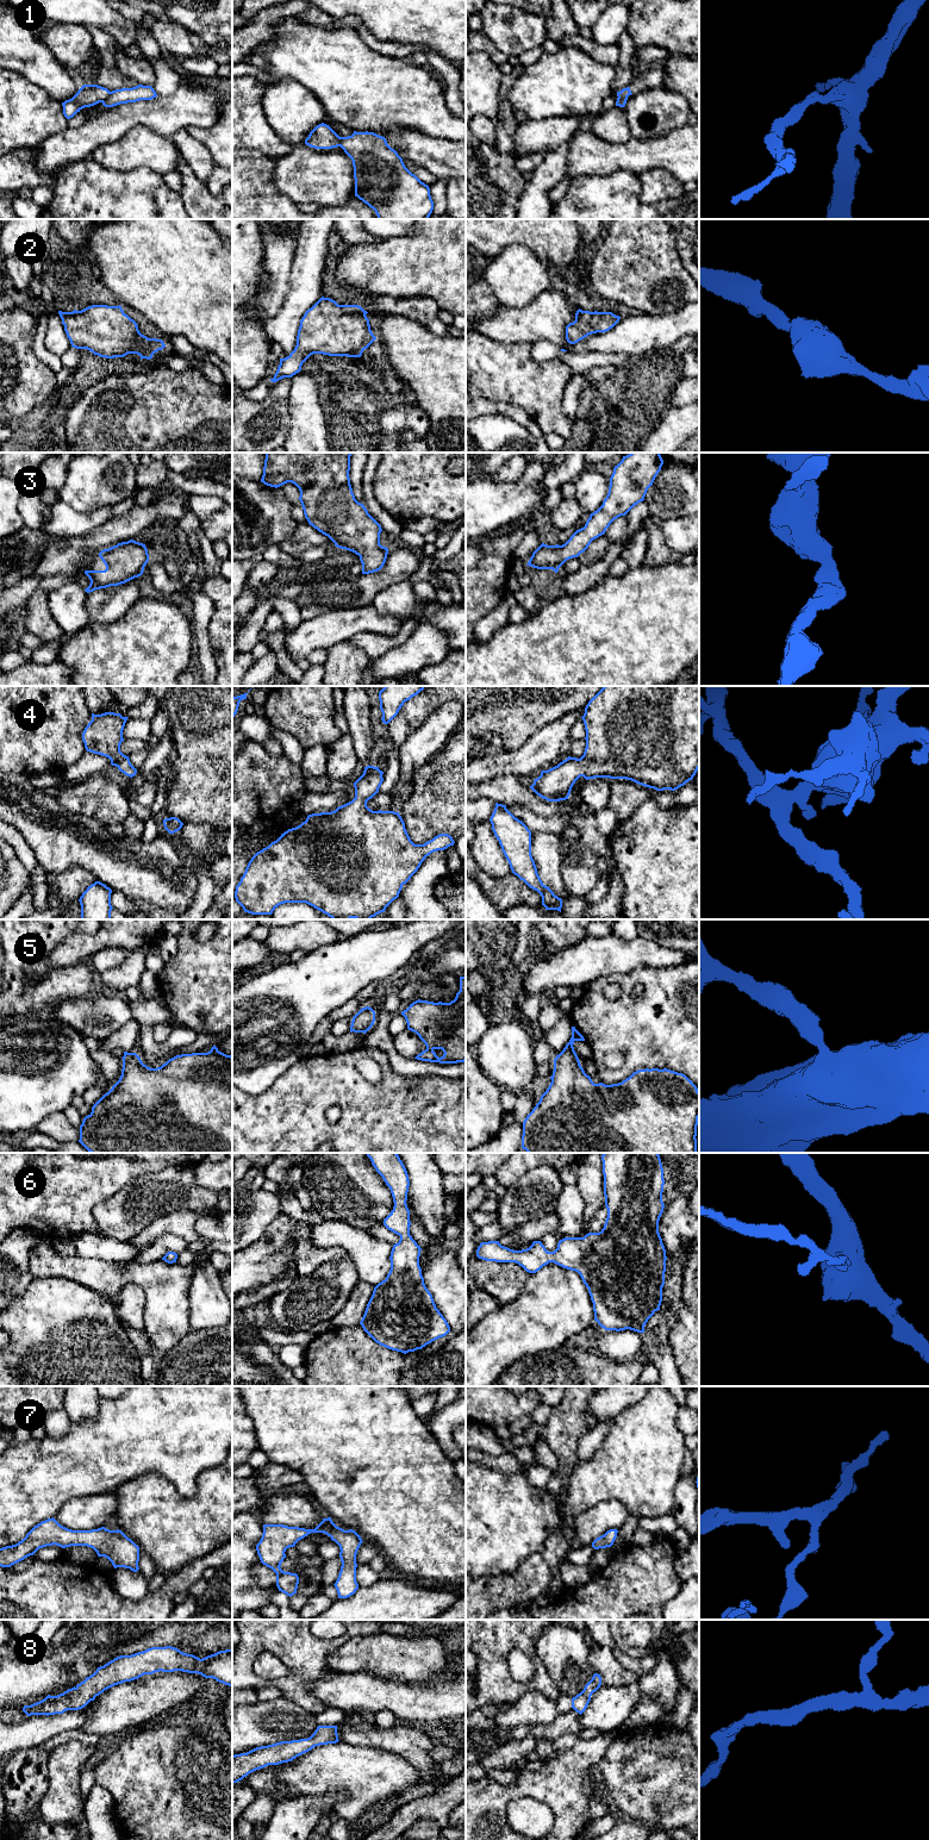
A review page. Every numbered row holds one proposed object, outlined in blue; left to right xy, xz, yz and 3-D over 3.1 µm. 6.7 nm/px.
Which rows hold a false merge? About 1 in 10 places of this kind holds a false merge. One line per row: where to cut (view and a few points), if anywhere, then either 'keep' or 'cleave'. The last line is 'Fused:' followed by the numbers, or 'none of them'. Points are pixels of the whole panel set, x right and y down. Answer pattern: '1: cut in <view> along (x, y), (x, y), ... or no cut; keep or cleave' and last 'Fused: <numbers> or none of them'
1: cut in xy along (110, 92), (101, 101); cleave
2: no cut; keep
3: no cut; keep
4: no cut; keep
5: no cut; keep
6: no cut; keep
7: no cut; keep
8: no cut; keep
Fused: 1

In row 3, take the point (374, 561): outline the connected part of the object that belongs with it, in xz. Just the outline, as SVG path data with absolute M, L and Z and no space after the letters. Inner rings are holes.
M266 453L261 482L275 488L287 482L294 484L300 491L299 500L308 524L328 536L337 548L358 555L362 574L369 574L384 567L388 548L380 544L381 525L368 513L364 505L355 499L349 478L350 456L351 453Z

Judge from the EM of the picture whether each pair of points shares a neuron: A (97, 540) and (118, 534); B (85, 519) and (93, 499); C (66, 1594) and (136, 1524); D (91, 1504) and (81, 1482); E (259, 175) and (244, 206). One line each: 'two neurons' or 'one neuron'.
A: one neuron
B: two neurons
C: two neurons
D: two neurons
E: one neuron

